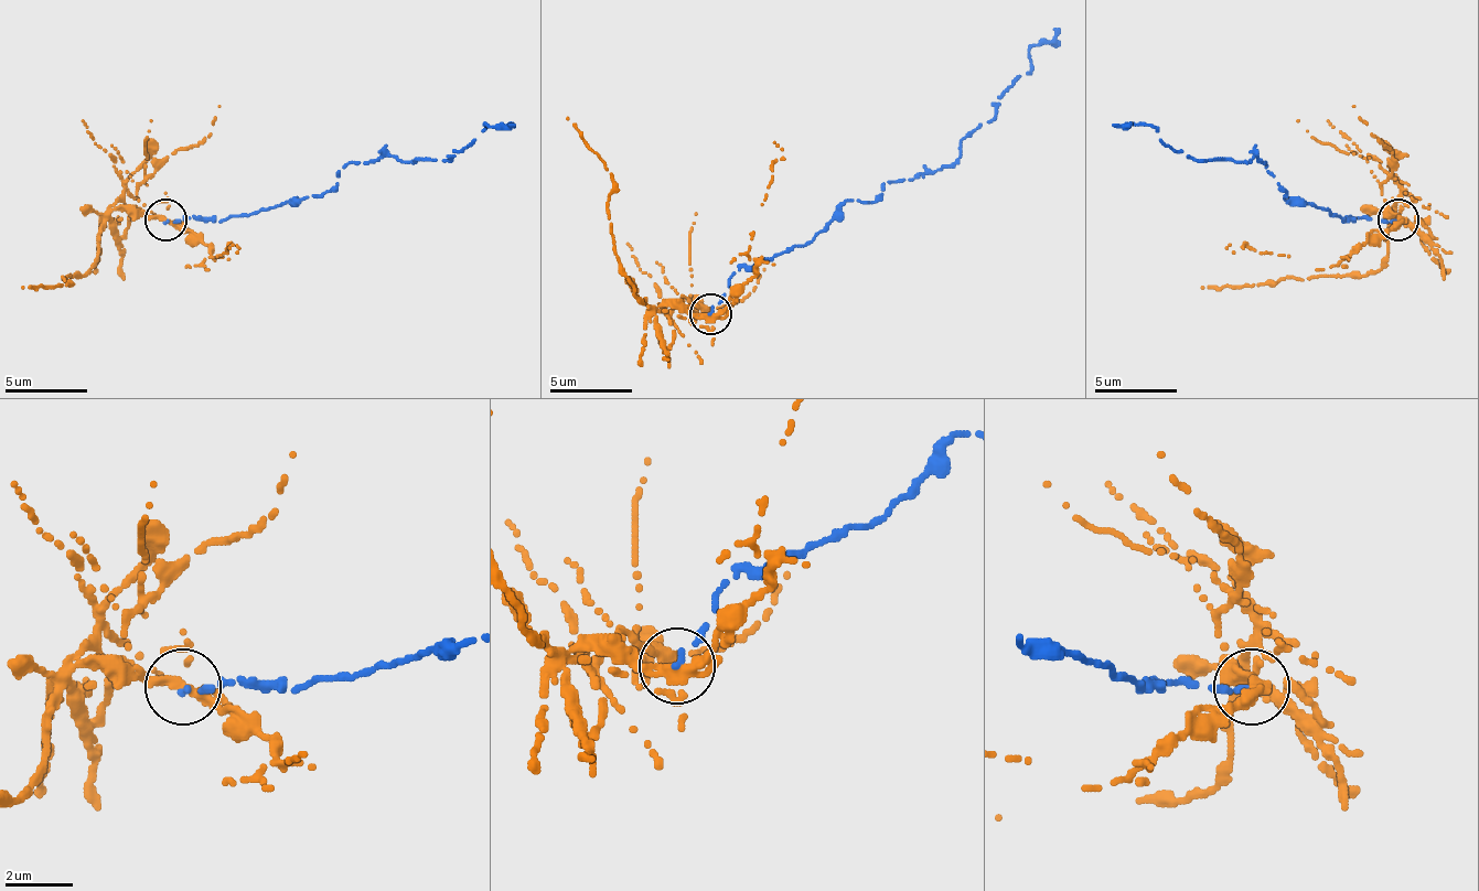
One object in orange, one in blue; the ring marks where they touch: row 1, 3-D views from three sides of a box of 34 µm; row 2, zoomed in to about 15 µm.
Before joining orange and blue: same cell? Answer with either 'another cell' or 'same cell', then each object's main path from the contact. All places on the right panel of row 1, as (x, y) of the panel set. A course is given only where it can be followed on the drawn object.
another cell | orange via (1399, 218), (1391, 211), (1386, 260), (1362, 277), (1296, 277), (1263, 285), (1200, 285) | blue via (1399, 223), (1346, 223), (1329, 211), (1287, 202), (1287, 190), (1266, 161), (1192, 161), (1147, 124), (1114, 124)

